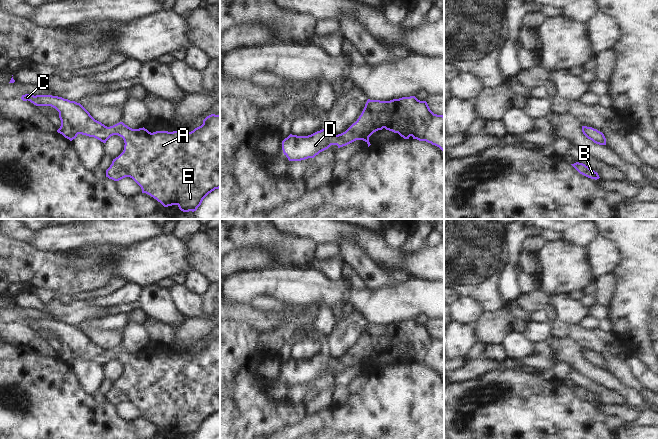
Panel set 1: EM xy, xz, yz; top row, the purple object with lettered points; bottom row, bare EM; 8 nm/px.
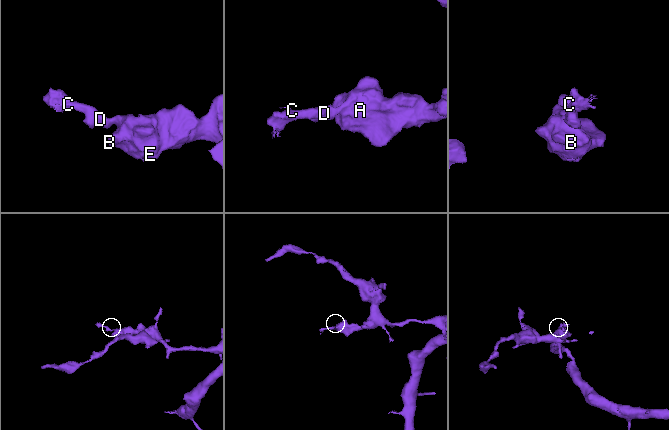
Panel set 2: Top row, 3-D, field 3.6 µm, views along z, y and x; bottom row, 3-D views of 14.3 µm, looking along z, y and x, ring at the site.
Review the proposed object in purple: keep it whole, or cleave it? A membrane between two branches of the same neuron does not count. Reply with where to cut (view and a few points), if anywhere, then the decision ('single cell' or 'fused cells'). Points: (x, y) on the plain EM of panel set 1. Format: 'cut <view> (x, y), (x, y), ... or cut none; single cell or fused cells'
cut none; single cell

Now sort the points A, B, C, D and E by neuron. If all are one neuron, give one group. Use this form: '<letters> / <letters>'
A B C D E

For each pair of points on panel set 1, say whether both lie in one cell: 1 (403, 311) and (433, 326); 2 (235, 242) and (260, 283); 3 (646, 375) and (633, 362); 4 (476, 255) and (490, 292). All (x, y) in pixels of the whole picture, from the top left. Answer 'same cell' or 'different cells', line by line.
1: different cells
2: different cells
3: same cell
4: same cell

